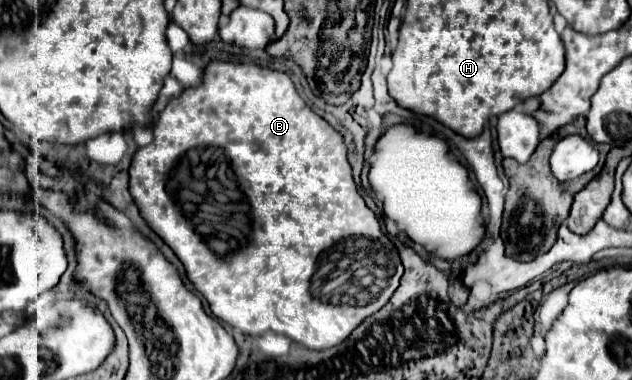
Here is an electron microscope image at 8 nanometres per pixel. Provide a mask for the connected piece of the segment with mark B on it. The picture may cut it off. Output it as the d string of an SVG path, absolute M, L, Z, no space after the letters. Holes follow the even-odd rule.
M211 60L203 70L203 82L195 88L183 90L177 98L171 98L167 106L159 112L157 120L151 124L151 132L153 142L145 148L139 148L133 156L129 168L129 190L151 230L159 234L165 244L175 252L175 256L183 262L187 278L193 282L195 290L209 302L215 318L251 336L277 332L289 336L293 342L299 342L309 350L325 350L343 342L363 322L365 316L375 314L381 306L385 306L389 294L397 290L403 274L399 252L395 244L381 232L377 216L373 214L373 210L367 208L365 200L357 192L341 134L303 102L303 98L297 94L293 80L285 72L253 62ZM361 238L369 240L371 246L359 246Z

